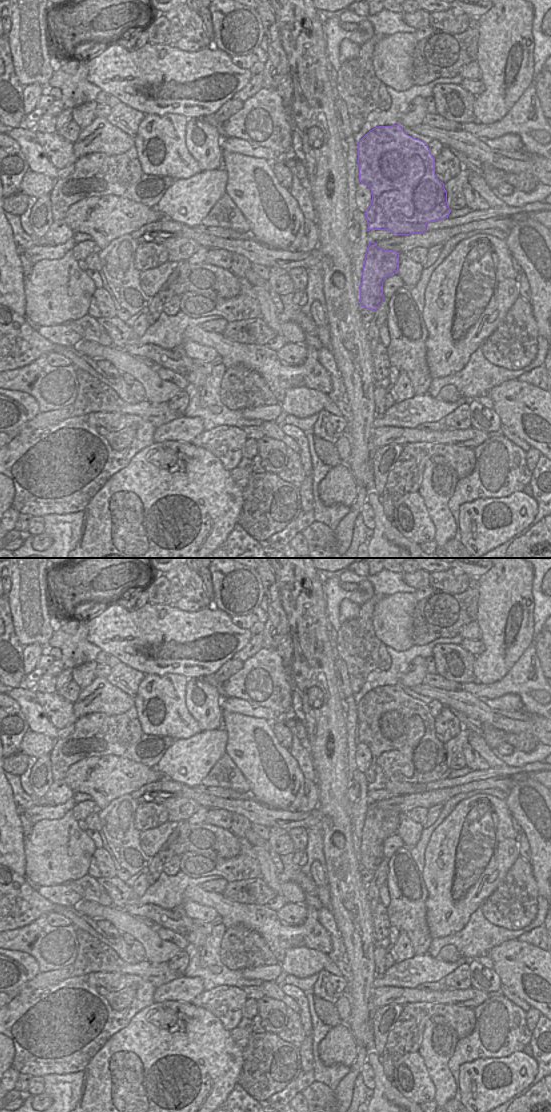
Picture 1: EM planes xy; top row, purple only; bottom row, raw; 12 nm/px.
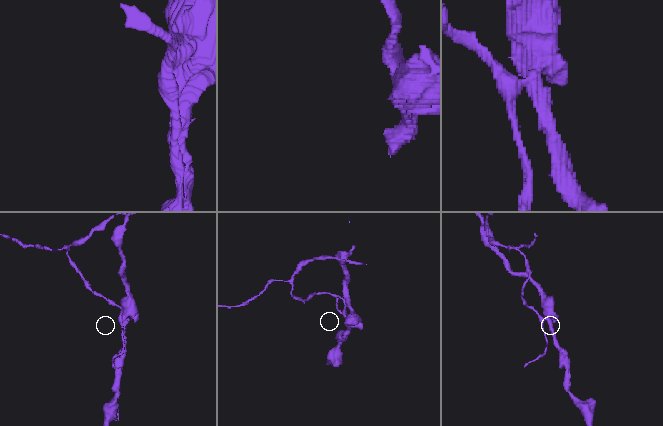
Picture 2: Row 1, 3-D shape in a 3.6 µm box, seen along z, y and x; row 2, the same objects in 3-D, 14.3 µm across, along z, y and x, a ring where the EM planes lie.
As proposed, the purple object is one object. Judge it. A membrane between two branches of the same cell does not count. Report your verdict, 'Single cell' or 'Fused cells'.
Fused cells

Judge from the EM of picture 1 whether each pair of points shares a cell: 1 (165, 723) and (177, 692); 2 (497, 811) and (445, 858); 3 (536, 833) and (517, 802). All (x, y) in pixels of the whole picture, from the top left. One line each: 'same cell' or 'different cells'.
1: same cell
2: same cell
3: same cell

